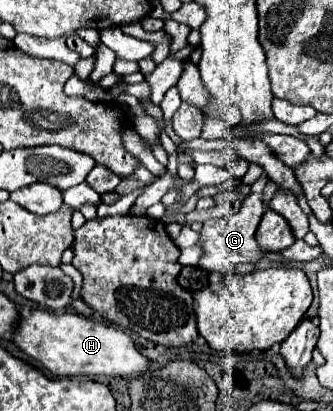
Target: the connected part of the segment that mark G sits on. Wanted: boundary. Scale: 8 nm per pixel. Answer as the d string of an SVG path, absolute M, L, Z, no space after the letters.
M261 174L261 178L257 178L251 184L251 194L243 200L237 214L223 216L223 218L211 218L203 223L198 241L205 248L205 256L199 262L199 266L203 270L221 272L223 276L229 276L229 270L233 266L237 266L241 262L257 262L263 256L263 250L259 248L259 244L255 240L255 230L257 230L257 224L261 222L261 214L265 212L263 202L261 202L265 184L267 184L267 174Z

